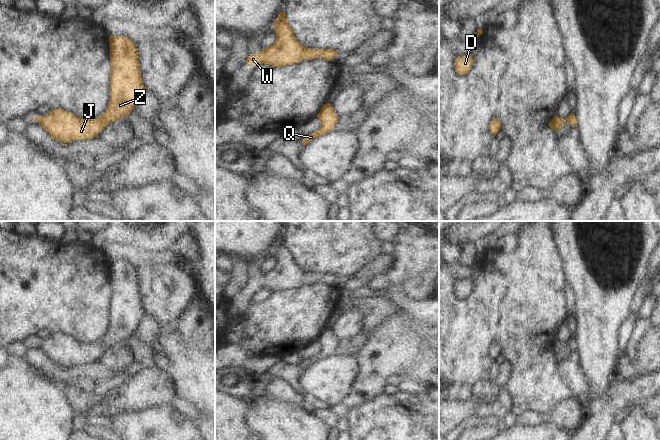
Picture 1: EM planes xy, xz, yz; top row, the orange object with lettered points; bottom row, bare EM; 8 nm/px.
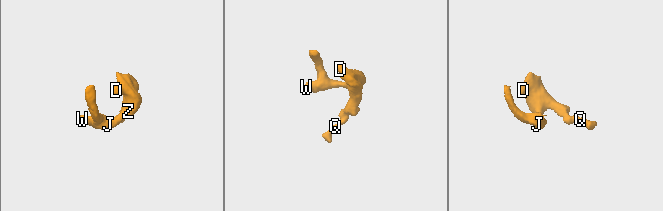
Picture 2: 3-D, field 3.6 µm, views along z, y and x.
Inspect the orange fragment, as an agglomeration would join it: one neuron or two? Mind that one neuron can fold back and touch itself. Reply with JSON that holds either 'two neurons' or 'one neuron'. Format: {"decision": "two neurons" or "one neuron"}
{"decision": "one neuron"}

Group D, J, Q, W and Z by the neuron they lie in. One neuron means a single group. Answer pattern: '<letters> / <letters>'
D J Q W Z

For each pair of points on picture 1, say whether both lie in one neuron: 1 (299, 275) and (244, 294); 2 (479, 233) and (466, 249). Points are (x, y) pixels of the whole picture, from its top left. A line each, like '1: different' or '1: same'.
1: same
2: different

